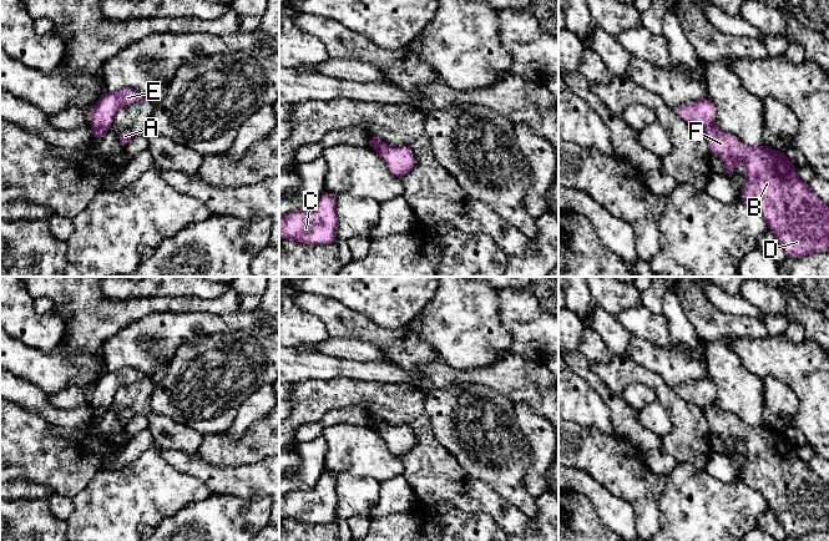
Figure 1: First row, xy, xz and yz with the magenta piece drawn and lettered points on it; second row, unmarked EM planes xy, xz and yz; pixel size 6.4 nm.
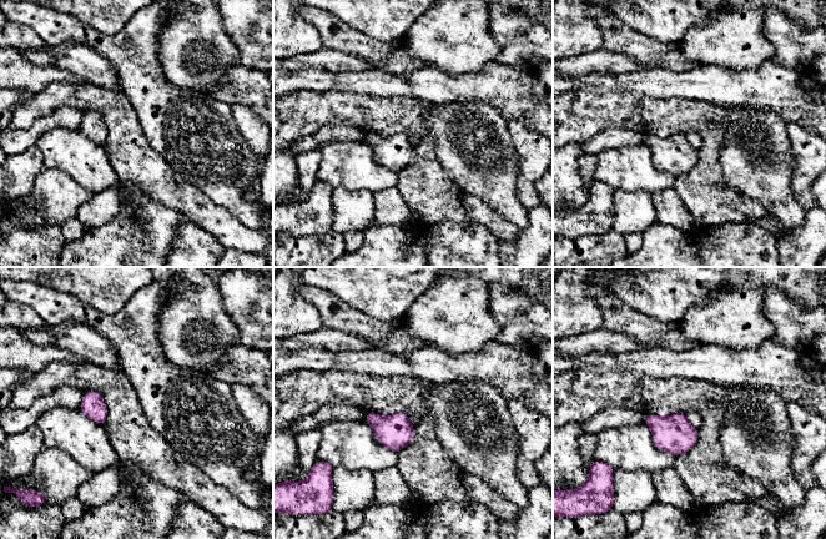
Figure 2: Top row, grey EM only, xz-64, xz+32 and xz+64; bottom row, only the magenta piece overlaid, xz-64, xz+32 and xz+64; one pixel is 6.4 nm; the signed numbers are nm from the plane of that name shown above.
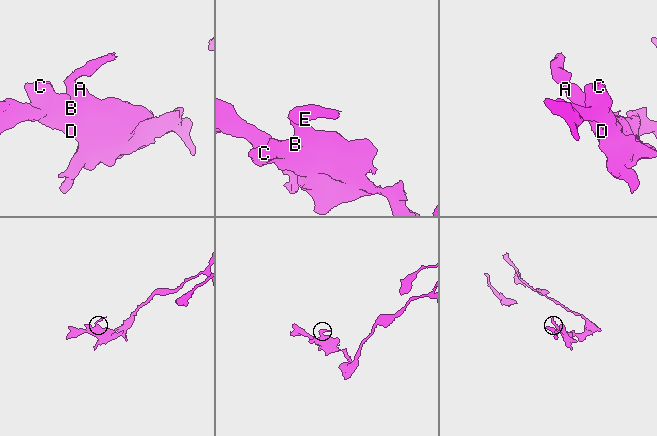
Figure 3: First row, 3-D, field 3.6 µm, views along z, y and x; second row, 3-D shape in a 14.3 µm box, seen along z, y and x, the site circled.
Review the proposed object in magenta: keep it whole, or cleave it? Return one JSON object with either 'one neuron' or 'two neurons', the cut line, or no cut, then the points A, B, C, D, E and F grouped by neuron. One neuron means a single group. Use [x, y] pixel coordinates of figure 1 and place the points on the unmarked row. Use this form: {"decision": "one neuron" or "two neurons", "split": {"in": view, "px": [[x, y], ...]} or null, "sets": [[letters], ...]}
{"decision": "two neurons", "split": {"in": "xy", "px": [[107, 408], [92, 409]]}, "sets": [["A", "B", "C", "D", "F"], ["E"]]}

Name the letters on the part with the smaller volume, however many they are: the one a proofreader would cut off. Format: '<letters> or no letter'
E

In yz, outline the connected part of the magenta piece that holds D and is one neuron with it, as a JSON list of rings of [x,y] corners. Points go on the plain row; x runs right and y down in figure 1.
[[[716,404],[703,411],[711,434],[724,441],[729,456],[738,440],[744,444],[745,460],[739,479],[763,495],[787,536],[802,537],[829,529],[829,486],[798,456],[797,448],[784,431],[765,424],[747,426],[734,414],[721,410]]]

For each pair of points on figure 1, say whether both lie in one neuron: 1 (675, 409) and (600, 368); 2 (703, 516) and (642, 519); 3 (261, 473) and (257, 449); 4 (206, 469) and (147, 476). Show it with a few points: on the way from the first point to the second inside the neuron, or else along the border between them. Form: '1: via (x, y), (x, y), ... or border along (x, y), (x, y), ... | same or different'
1: via (660, 389), (643, 375), (632, 372), (620, 372) | same
2: border along (663, 489), (658, 500), (660, 527) | different
3: border along (266, 458), (253, 463), (230, 466) | different
4: border along (158, 453), (177, 470), (196, 476), (206, 486) | different

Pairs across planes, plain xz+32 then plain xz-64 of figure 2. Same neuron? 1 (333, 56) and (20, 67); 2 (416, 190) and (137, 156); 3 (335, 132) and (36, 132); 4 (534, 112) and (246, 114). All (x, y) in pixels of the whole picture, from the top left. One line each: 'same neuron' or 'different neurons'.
1: different neurons
2: same neuron
3: same neuron
4: different neurons

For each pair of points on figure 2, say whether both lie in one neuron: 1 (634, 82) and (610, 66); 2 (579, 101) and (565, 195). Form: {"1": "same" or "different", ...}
{"1": "different", "2": "different"}

